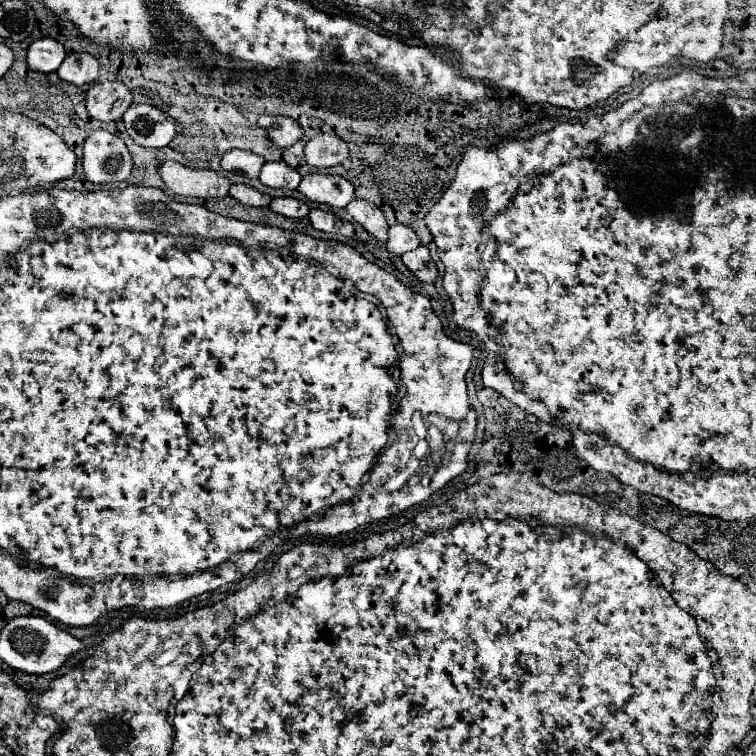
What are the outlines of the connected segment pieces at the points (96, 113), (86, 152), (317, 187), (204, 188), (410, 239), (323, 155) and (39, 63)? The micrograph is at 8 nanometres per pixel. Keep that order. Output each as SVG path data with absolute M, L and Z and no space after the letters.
M93 83L87 91L87 111L99 121L117 121L131 105L131 91L123 83Z
M99 129L83 143L83 169L91 183L123 183L133 169L133 159L117 135Z
M309 173L303 177L299 191L315 203L327 203L331 207L347 207L353 199L353 185L339 175Z
M177 161L163 163L159 175L173 193L199 199L221 199L233 185L225 175L213 169L191 169Z
M393 225L389 227L389 239L387 239L387 249L395 255L405 255L407 251L417 249L421 243L417 239L417 233L407 227L407 225Z
M319 133L305 145L305 159L311 167L335 167L349 157L347 143L333 133Z
M37 39L27 49L27 65L33 71L53 73L65 59L65 49L55 39Z

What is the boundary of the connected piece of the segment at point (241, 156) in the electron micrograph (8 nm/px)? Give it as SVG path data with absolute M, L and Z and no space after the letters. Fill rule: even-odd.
M231 149L223 155L221 167L225 171L239 171L251 179L259 177L259 169L265 161L259 155L253 155L251 151L241 151L241 149Z

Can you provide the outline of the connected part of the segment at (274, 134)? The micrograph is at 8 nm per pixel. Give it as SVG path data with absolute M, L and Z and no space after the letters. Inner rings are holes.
M271 115L271 117L259 117L259 125L267 131L267 135L275 141L277 147L285 149L295 145L303 137L303 129L295 119L289 119L285 115Z

